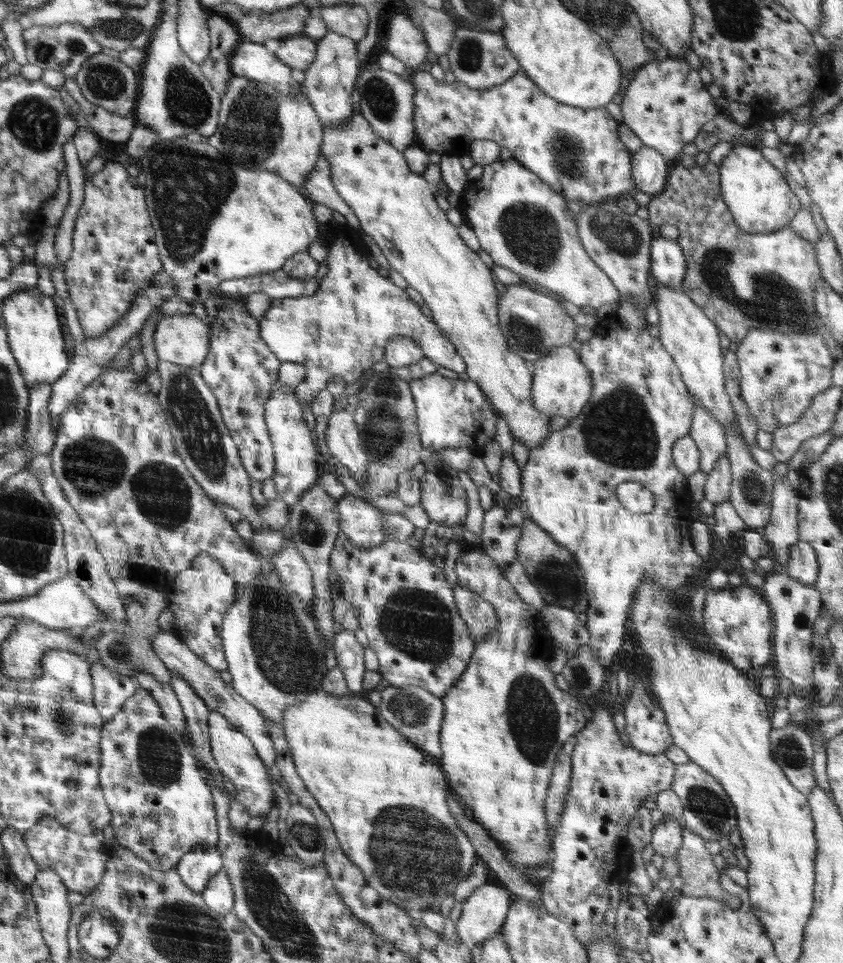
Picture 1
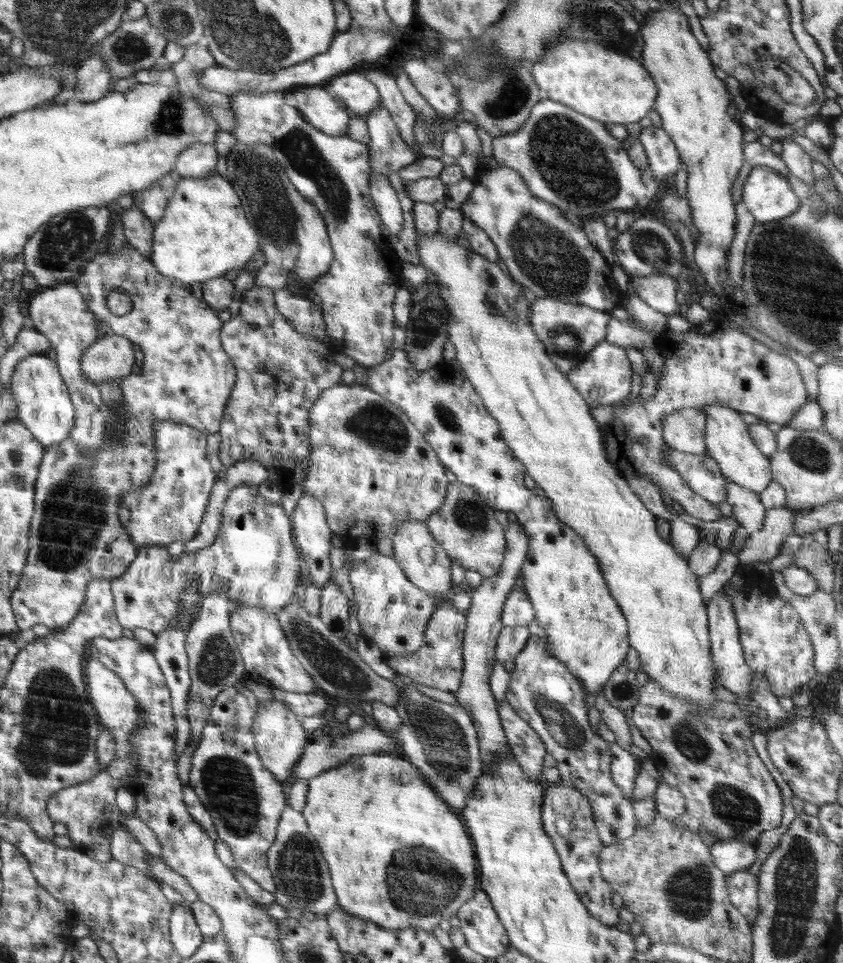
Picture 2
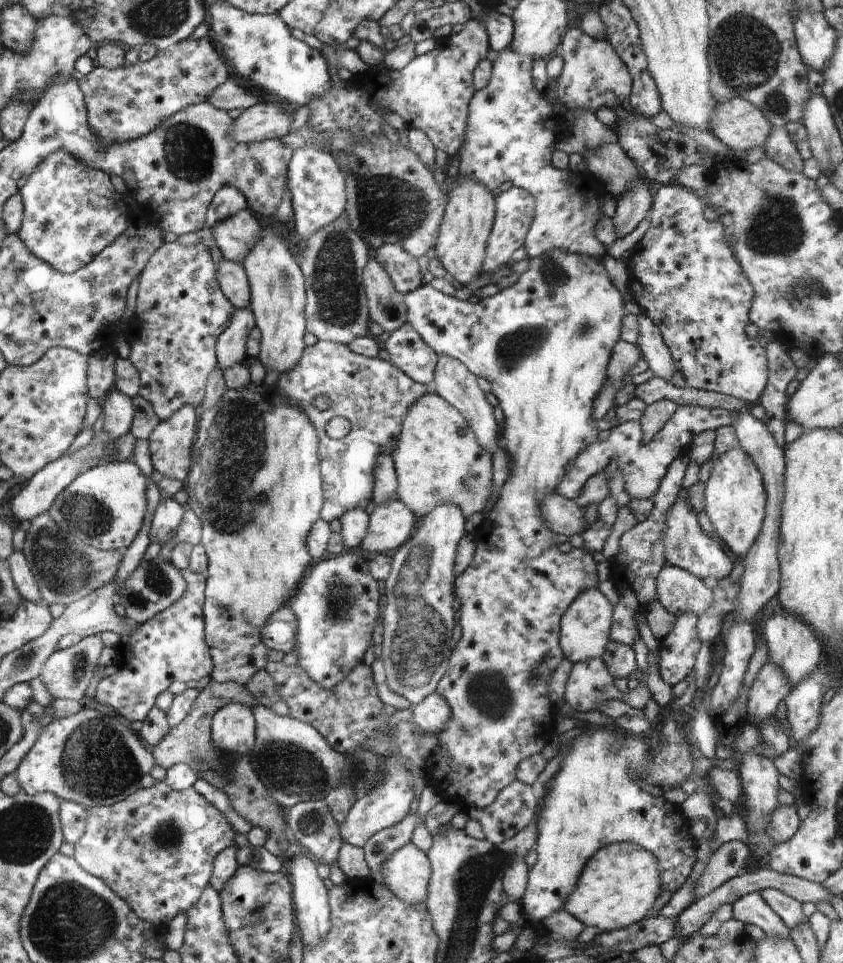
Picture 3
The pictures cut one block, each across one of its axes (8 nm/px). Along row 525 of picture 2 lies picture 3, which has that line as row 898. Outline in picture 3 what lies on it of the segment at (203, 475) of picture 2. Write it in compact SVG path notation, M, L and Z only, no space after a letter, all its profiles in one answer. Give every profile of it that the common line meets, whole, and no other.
M156 781L150 788L140 787L134 794L110 806L89 809L89 822L80 841L74 844L74 858L90 874L108 883L146 922L169 924L178 914L188 910L200 900L209 885L214 861L225 848L234 845L235 830L224 813L194 790L172 790L166 781Z

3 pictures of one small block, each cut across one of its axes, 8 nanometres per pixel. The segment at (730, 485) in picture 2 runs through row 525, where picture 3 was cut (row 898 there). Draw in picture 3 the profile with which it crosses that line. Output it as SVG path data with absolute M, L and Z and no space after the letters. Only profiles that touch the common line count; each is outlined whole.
M752 892L736 899L733 903L733 918L746 924L762 928L768 938L788 938L791 929L782 922L782 918L765 902L759 892Z

